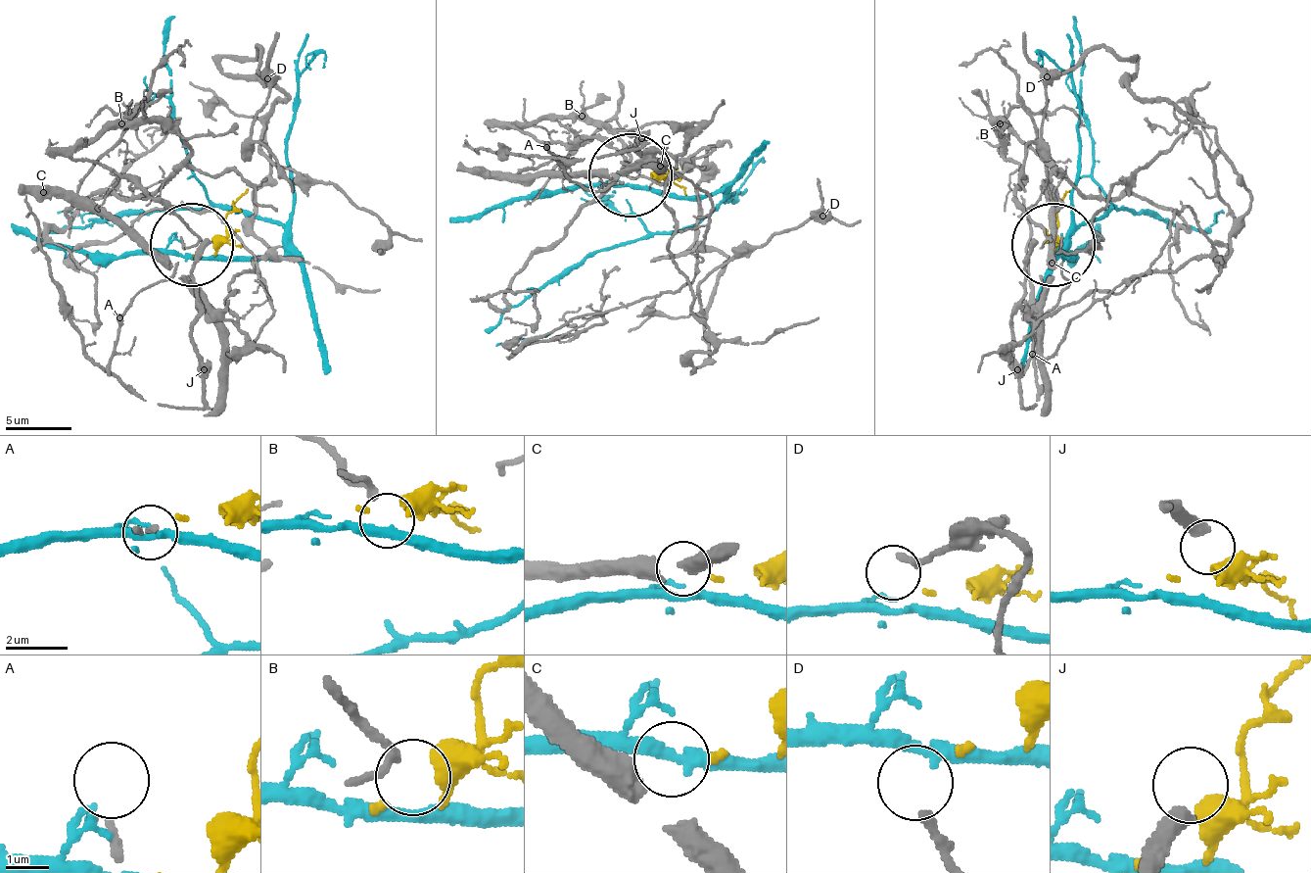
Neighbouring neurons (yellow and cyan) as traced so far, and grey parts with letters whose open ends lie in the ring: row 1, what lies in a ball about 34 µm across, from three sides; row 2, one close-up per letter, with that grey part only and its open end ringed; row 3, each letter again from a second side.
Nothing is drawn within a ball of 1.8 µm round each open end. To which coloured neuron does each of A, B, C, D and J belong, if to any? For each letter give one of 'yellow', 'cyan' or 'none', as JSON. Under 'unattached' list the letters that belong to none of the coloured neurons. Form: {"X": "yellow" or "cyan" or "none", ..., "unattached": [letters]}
{"A": "none", "B": "none", "C": "yellow", "D": "none", "J": "none", "unattached": ["A", "B", "D", "J"]}

